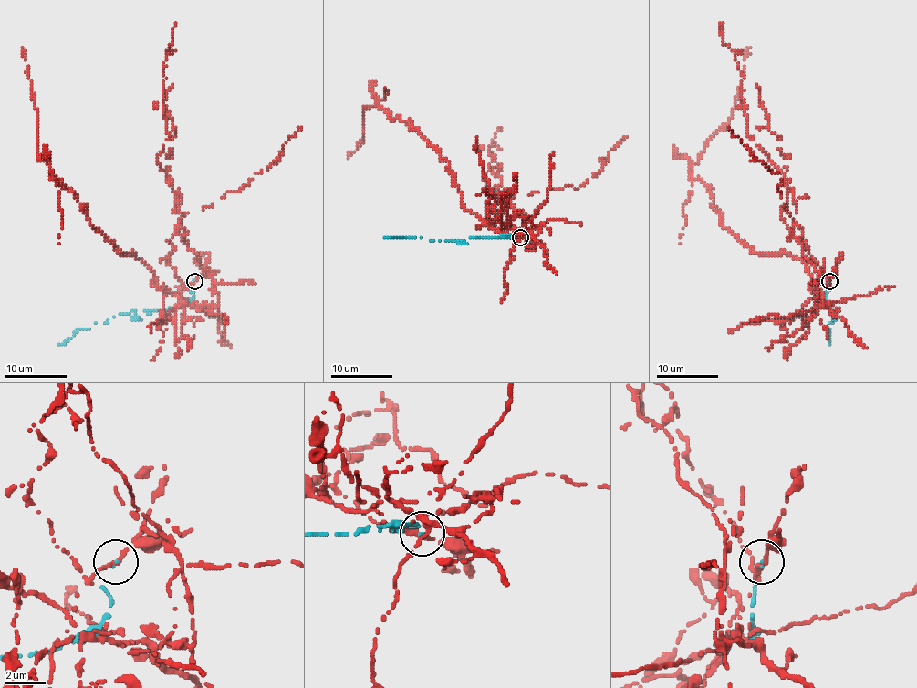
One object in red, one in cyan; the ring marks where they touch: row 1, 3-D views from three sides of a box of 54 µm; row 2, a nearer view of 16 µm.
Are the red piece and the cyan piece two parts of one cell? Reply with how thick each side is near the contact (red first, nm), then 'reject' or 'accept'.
260 nm thick on the red side, 90 nm on the other; reject

